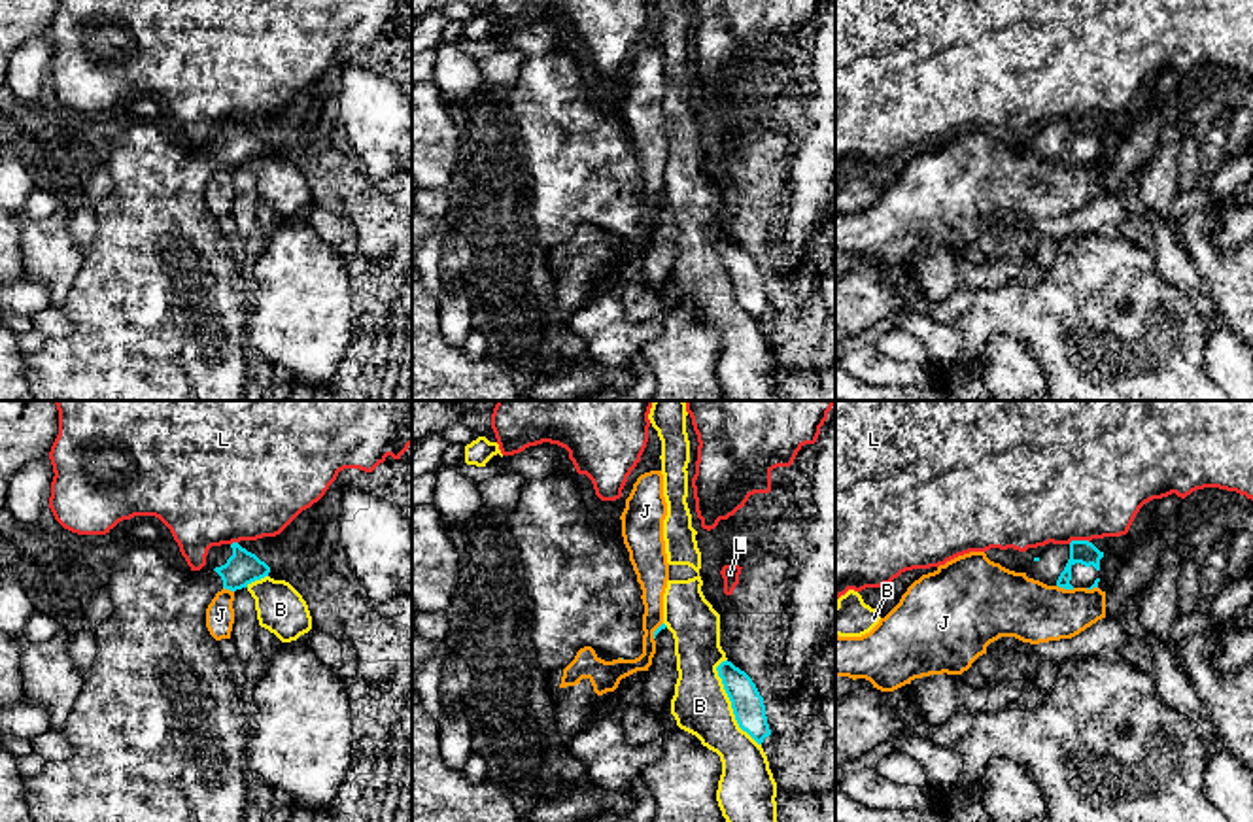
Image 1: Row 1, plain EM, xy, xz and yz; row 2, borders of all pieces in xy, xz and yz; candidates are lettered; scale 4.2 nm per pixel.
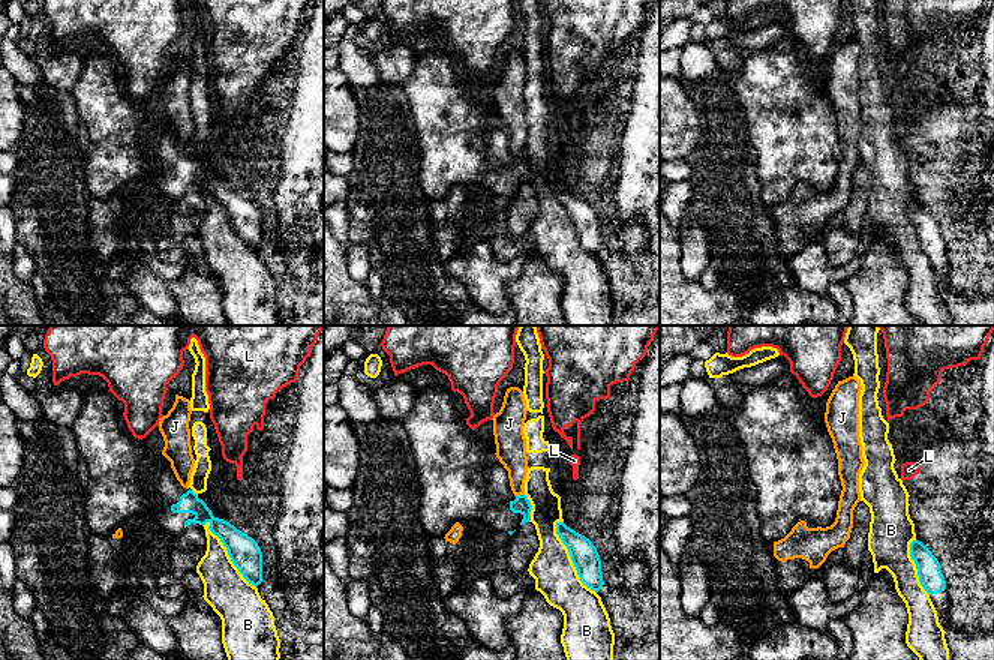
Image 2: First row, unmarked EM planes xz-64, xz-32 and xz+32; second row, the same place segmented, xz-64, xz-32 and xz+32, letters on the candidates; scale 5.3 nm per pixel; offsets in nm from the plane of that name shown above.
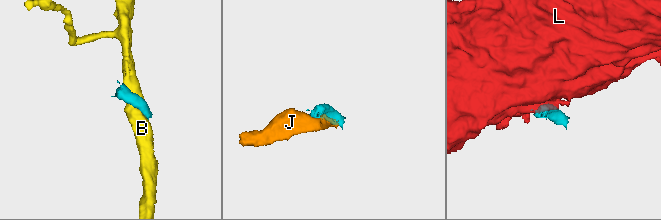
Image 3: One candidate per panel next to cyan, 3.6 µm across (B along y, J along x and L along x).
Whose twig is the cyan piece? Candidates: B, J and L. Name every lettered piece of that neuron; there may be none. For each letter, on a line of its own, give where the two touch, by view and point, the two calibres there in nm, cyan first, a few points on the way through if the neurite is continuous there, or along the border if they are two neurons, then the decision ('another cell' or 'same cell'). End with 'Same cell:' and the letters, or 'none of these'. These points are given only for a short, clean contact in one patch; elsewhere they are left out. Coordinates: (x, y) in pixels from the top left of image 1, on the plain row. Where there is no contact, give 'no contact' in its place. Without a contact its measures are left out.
B: meets cyan in xz at (732, 280); 140 nm thick on the cyan side, 240 nm on the other; another cell
J: meets cyan in yz at (1066, 165); 100 nm thick on the cyan side, 280 nm on the other; border along yz (1057, 161), (1074, 165); another cell
L: meets cyan in yz at (1078, 118); 100 nm thick on the cyan side, 500 nm on the other; border along yz (1089, 118), (1068, 119); another cell
Same cell: none of these

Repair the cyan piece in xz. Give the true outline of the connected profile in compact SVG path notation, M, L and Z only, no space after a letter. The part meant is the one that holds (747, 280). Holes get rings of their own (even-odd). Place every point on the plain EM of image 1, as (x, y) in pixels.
M722 238L718 244L724 266L731 278L735 297L758 321L771 312L764 274L752 255L735 244L731 238Z

